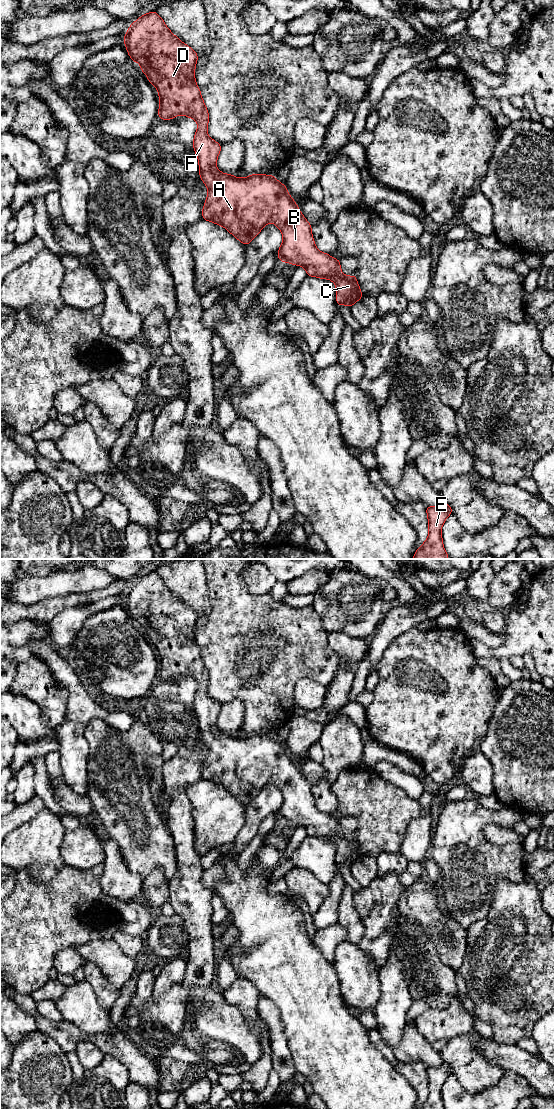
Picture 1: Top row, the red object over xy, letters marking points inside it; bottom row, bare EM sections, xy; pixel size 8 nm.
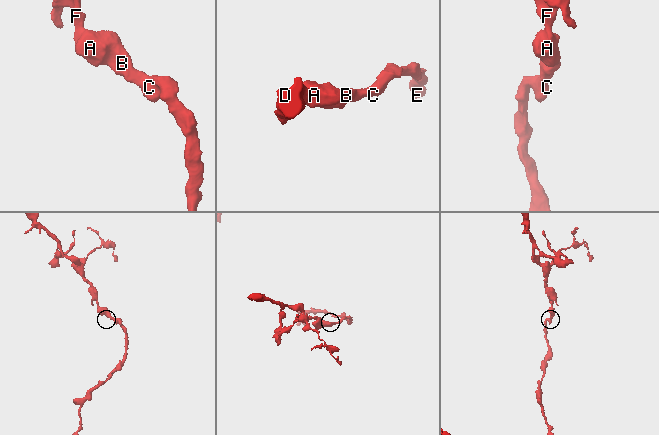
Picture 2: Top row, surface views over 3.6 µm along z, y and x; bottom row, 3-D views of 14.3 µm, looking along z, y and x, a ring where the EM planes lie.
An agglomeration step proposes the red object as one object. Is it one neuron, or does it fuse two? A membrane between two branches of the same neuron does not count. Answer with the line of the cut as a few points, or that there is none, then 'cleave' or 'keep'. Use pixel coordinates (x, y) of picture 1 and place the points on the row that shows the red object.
cut none; keep

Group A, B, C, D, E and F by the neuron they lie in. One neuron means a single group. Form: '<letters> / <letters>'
A B C D E F

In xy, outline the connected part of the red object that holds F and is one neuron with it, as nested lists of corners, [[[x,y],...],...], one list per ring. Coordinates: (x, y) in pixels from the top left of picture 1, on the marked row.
[[[155,11],[143,14],[130,25],[124,36],[124,44],[130,58],[141,64],[140,69],[159,93],[158,116],[162,120],[170,120],[178,115],[185,115],[198,123],[193,148],[199,162],[199,176],[208,189],[202,218],[223,226],[245,245],[248,245],[266,224],[274,223],[283,235],[283,242],[277,253],[280,261],[302,266],[310,277],[331,280],[336,284],[337,305],[347,305],[351,308],[364,296],[356,275],[344,275],[341,272],[340,260],[317,249],[312,236],[312,226],[300,212],[286,186],[273,175],[251,174],[246,178],[239,178],[217,169],[221,145],[207,134],[209,113],[195,81],[197,53],[177,38]]]

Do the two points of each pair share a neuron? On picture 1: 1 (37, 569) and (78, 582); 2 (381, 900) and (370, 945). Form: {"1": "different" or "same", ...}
{"1": "different", "2": "same"}

